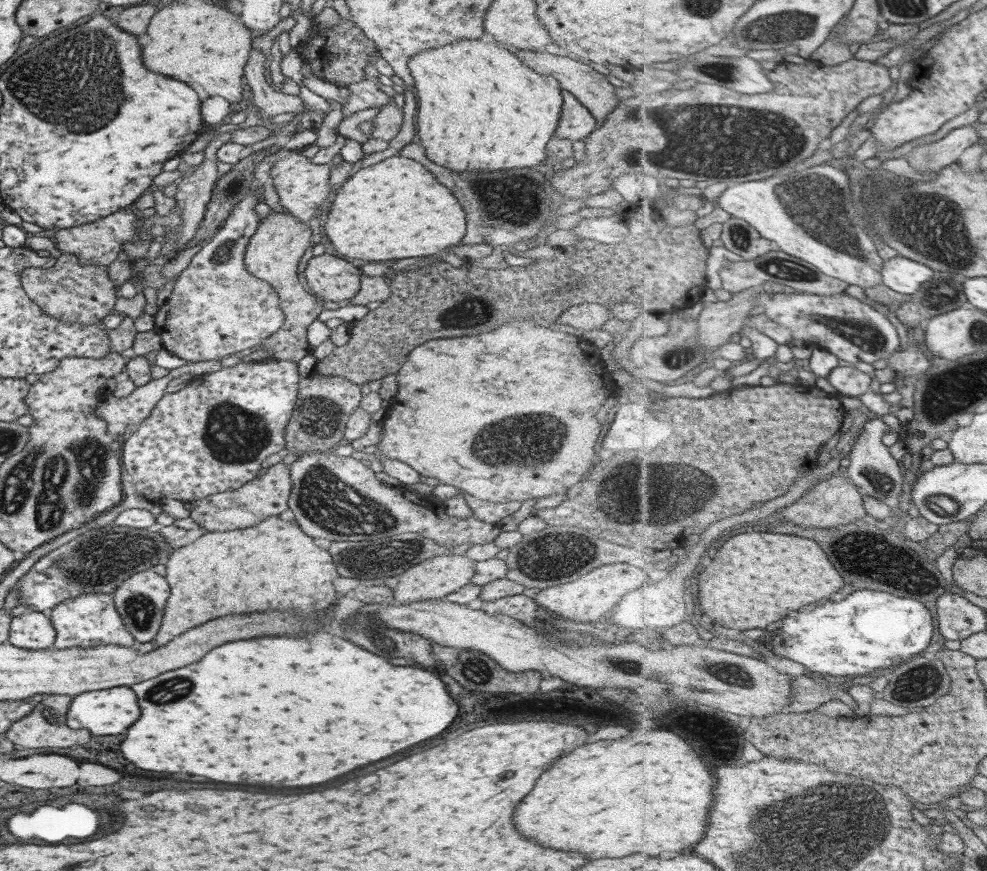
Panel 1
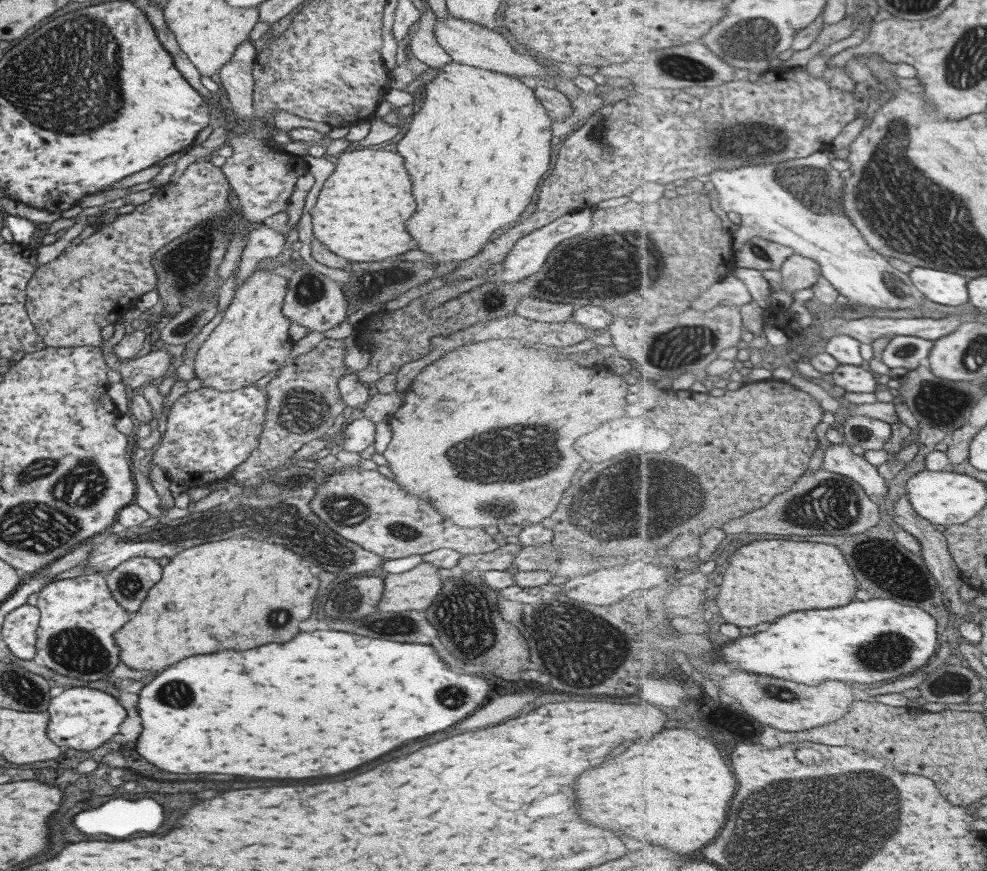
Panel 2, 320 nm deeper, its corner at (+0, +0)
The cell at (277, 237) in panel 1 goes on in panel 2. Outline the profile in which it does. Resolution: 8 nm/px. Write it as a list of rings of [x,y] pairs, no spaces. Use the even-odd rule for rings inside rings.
[[[255,269],[237,287],[221,321],[196,350],[193,373],[201,387],[219,392],[238,390],[277,371],[287,361],[294,342],[288,333],[291,322],[282,315],[286,282],[269,270]]]

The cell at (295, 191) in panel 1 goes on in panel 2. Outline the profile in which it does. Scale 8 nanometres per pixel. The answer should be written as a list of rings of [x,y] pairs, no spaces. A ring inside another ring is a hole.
[[[246,133],[227,138],[224,142],[231,146],[231,156],[225,158],[220,167],[230,190],[235,194],[242,214],[251,223],[261,224],[264,218],[275,212],[289,211],[290,196],[298,176],[305,174],[307,163],[301,157],[288,155],[275,148],[264,138]]]

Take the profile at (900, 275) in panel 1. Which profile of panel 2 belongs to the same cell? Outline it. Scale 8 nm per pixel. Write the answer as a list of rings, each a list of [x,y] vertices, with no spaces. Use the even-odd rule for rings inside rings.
[[[917,264],[910,272],[910,277],[914,285],[933,302],[947,306],[970,303],[970,279],[966,276]]]

